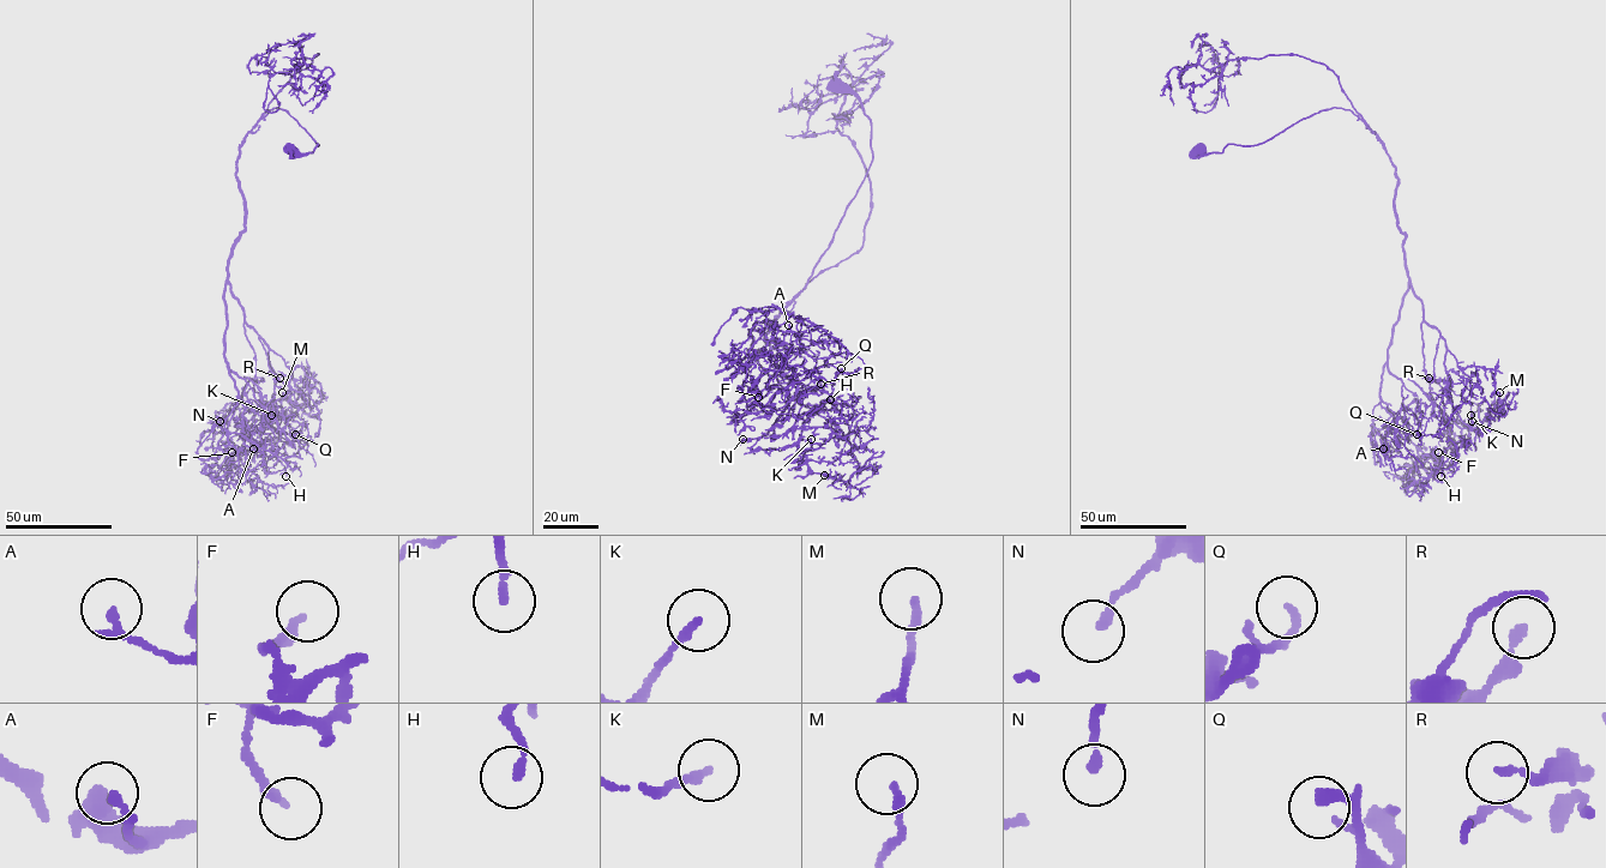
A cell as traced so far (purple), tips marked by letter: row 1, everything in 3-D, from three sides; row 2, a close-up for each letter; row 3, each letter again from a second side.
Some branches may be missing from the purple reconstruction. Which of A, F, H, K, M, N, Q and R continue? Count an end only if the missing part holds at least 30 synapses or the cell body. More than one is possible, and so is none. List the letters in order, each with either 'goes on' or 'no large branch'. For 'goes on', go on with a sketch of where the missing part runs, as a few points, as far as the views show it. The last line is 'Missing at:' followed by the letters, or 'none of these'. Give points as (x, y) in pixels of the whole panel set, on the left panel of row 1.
A: no large branch
F: no large branch
H: no large branch
K: no large branch
M: no large branch
N: no large branch
Q: no large branch
R: no large branch
Missing at: none of these

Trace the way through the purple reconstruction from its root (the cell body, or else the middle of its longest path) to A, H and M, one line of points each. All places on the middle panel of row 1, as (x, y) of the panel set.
A: (836, 85), (871, 122), (872, 160), (769, 326), (776, 344), (750, 355), (758, 323), (788, 325)
H: (836, 85), (872, 160), (776, 344), (749, 351), (758, 331), (795, 377), (775, 426), (830, 399)
M: (836, 85), (871, 122), (872, 160), (769, 326), (776, 344), (753, 354), (817, 410), (798, 448), (824, 475)

